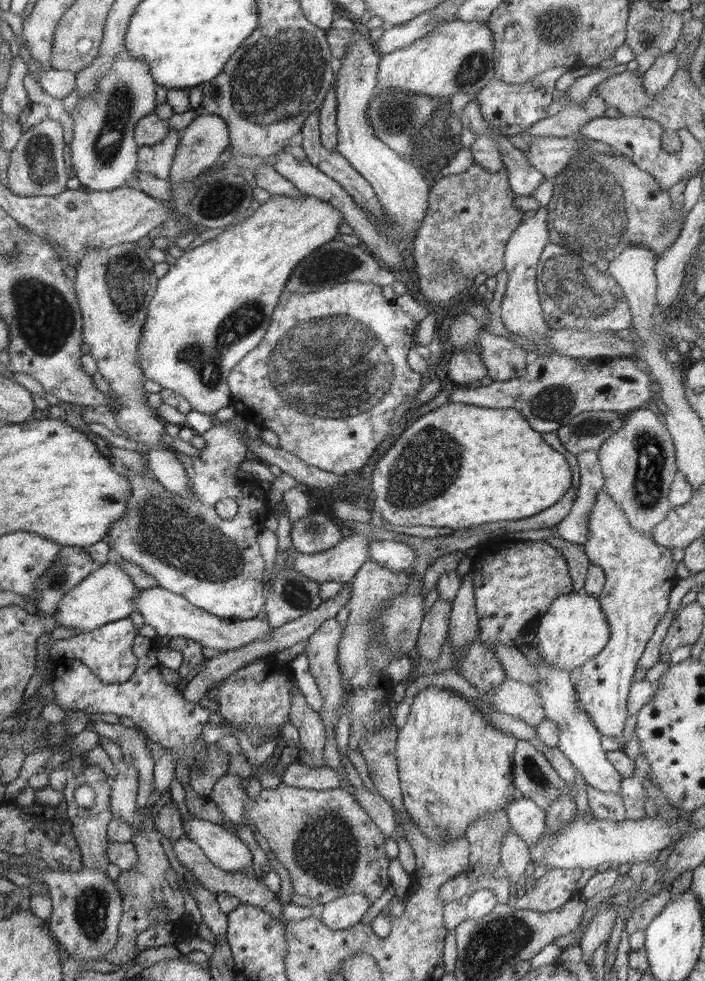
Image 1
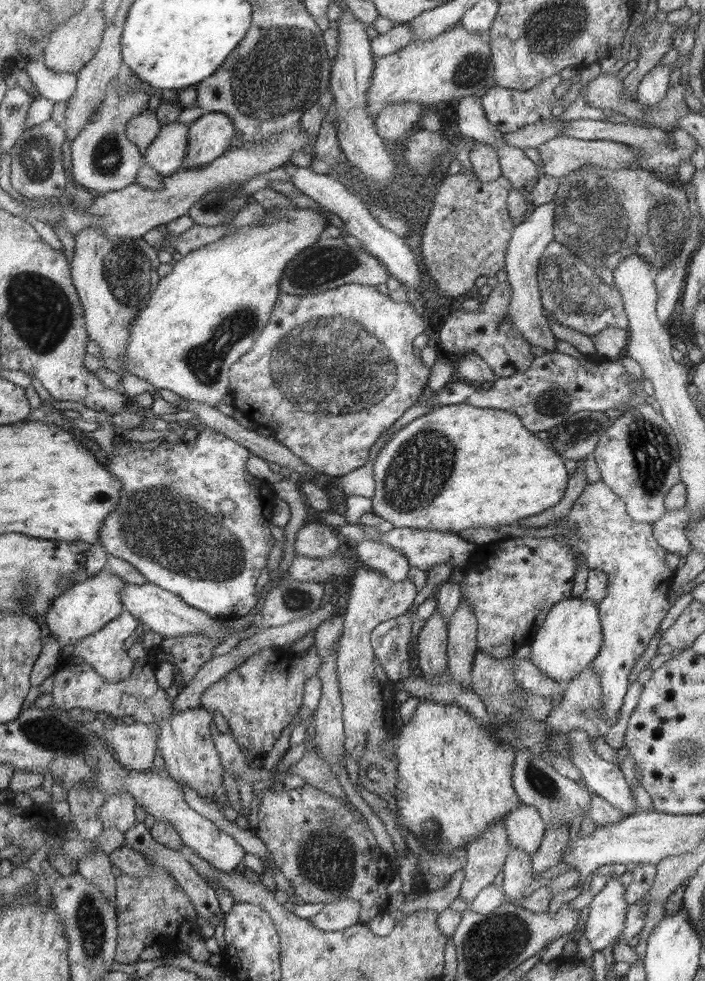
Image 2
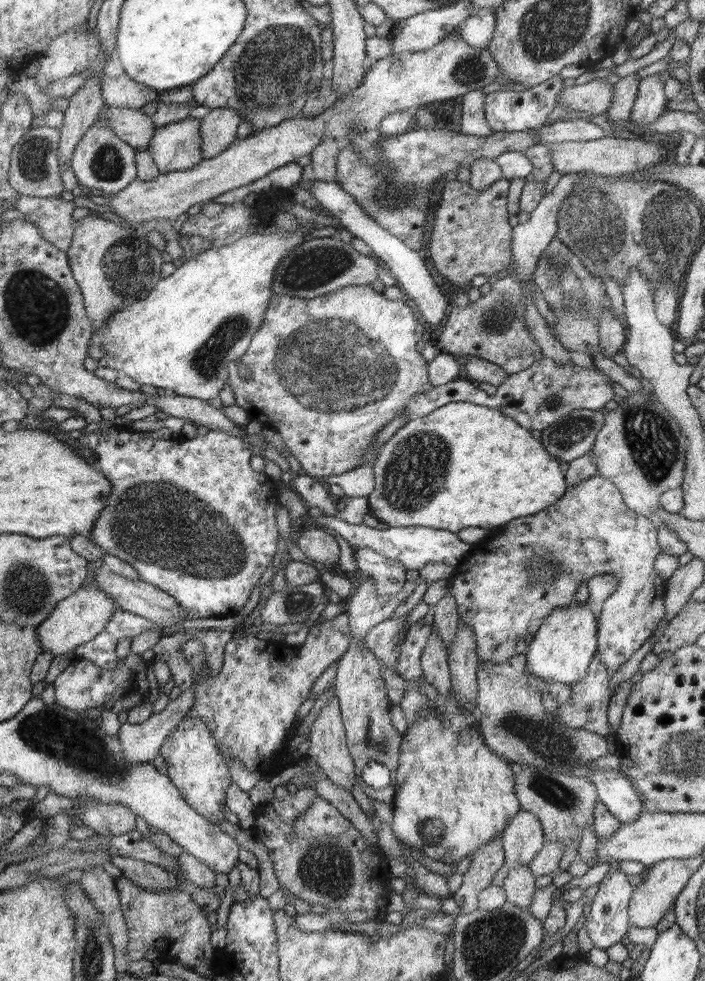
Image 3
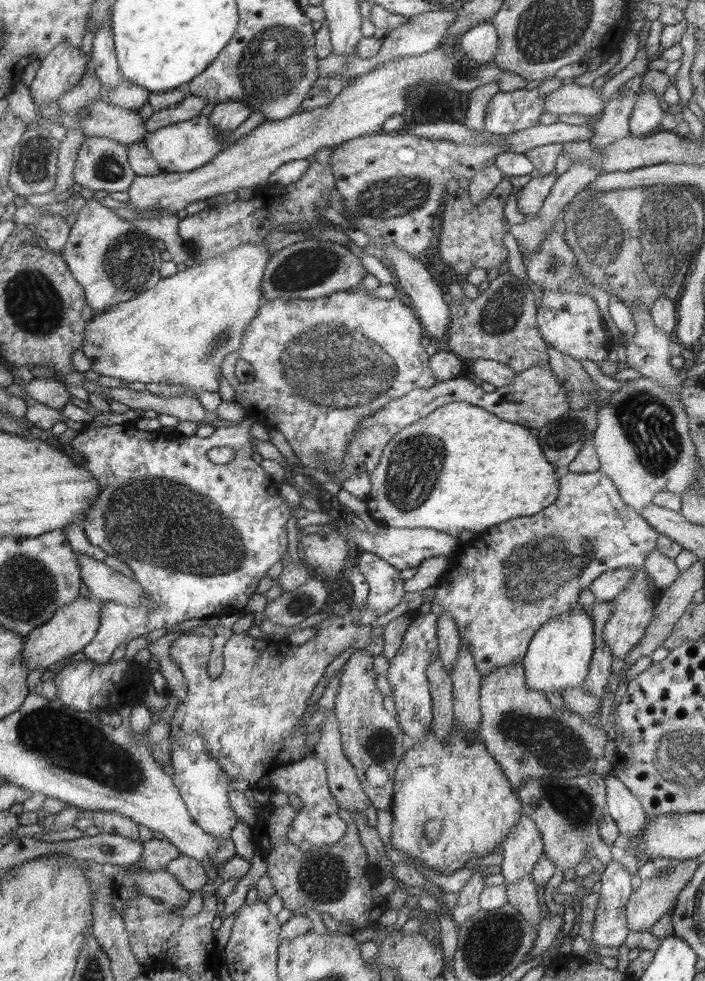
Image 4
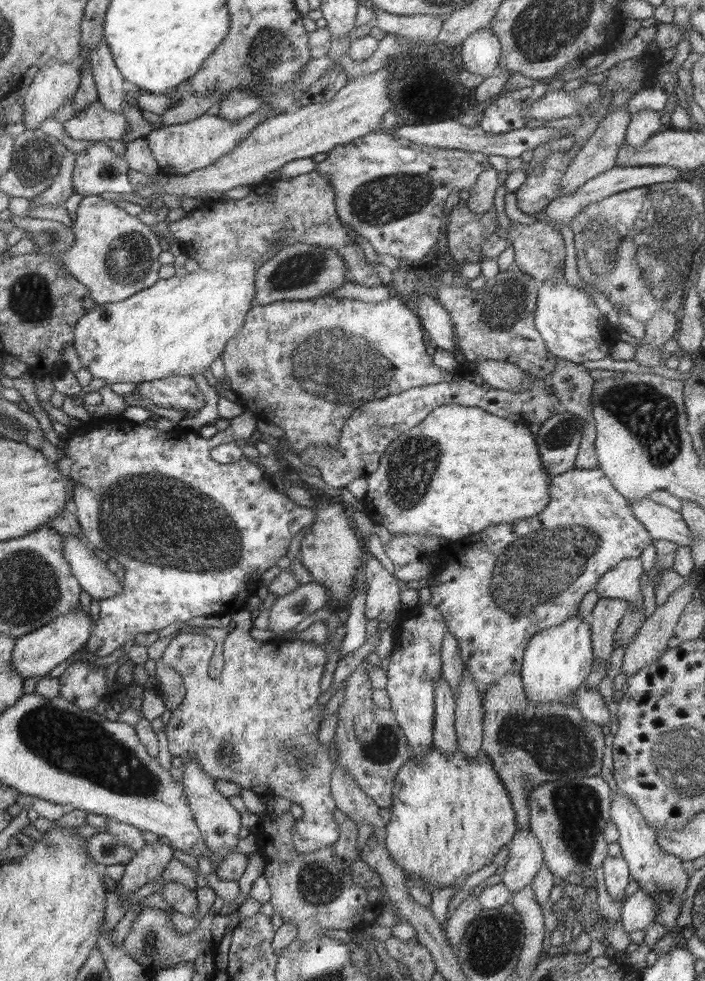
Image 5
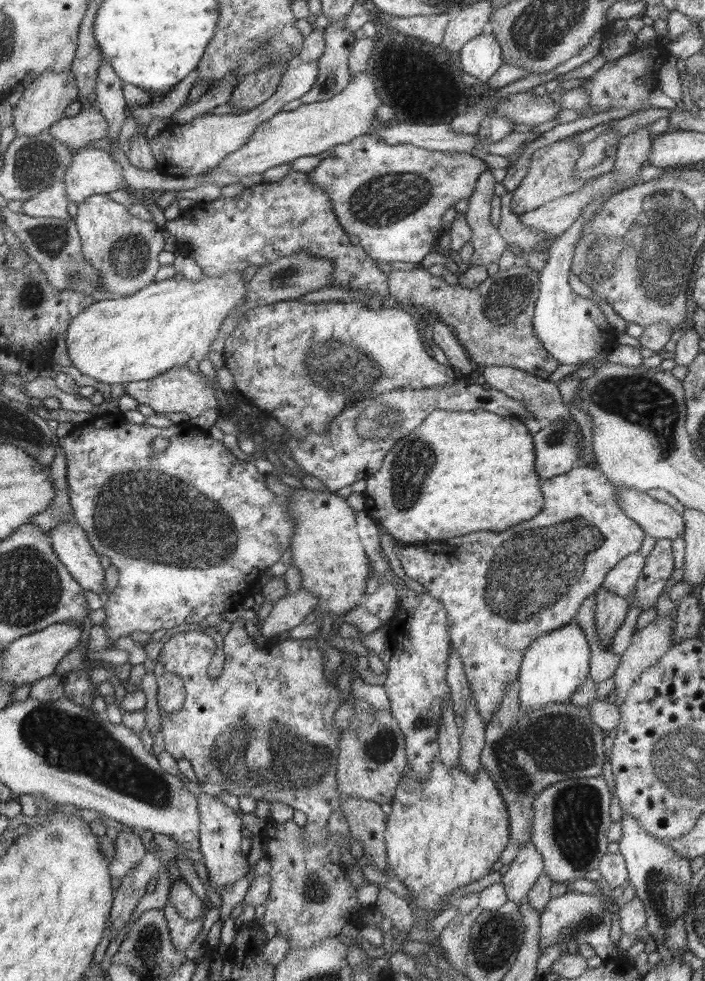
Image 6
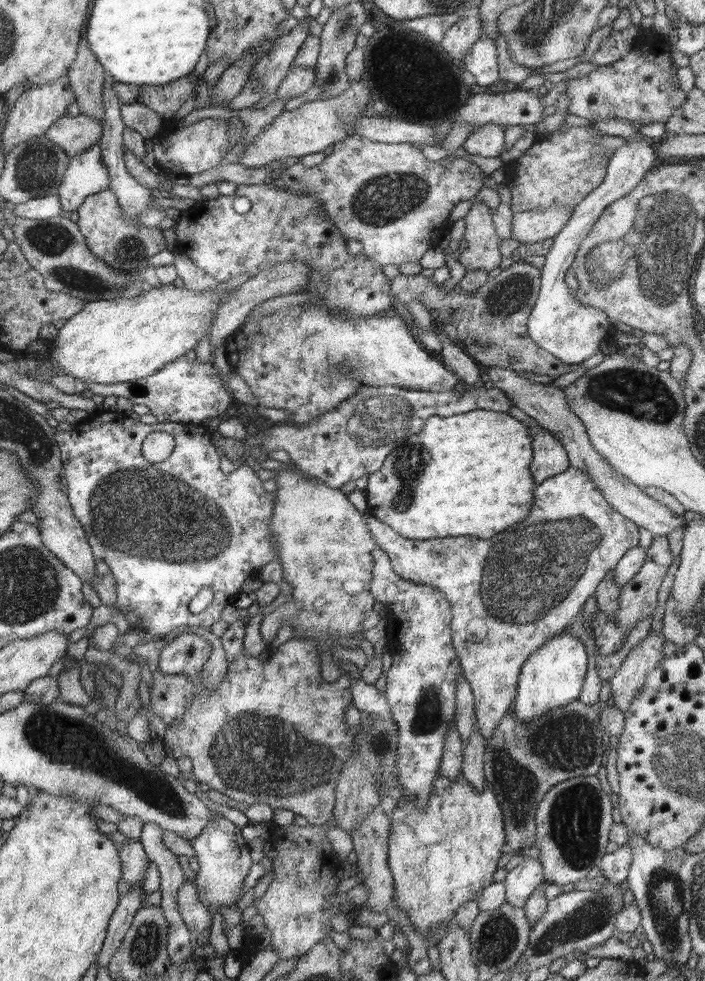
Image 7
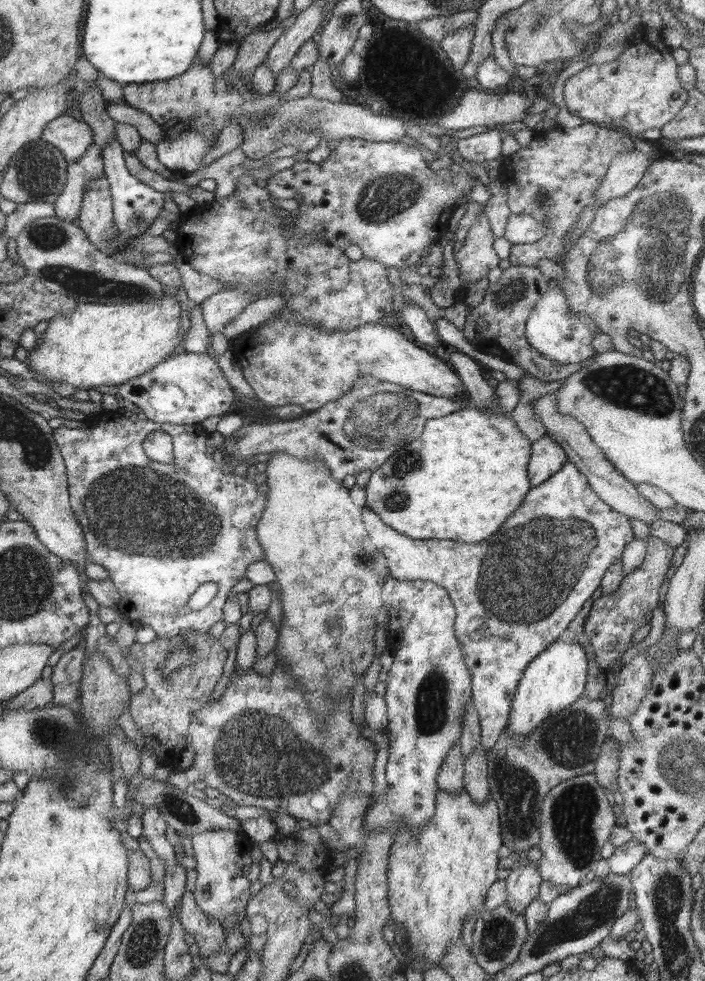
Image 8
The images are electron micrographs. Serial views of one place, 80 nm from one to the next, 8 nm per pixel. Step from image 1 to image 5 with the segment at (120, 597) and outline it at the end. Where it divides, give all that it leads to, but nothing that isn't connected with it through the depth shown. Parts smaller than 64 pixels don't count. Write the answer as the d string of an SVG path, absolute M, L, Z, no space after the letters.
M73 610L68 614L63 614L54 621L42 626L41 629L34 630L33 633L18 637L13 648L11 663L13 669L22 678L32 678L32 676L46 677L53 668L68 660L74 655L92 636L92 617L82 610Z

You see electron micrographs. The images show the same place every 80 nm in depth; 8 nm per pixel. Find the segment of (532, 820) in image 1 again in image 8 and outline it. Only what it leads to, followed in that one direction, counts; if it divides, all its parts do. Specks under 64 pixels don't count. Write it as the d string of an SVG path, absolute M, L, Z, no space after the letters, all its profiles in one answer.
M525 862L520 868L513 868L505 879L506 905L515 914L524 915L530 902L538 898L539 886L543 878L536 864Z

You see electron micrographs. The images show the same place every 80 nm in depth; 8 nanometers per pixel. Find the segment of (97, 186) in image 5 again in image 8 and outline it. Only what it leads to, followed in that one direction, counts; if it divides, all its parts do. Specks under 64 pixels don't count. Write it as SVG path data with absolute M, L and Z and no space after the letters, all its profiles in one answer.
M90 145L84 156L80 157L78 160L69 161L69 176L66 181L65 188L62 191L60 197L54 201L55 217L60 218L62 221L72 223L75 218L81 214L81 204L85 196L86 190L89 186L97 181L98 177L104 177L104 155L101 153L102 148L98 145Z

